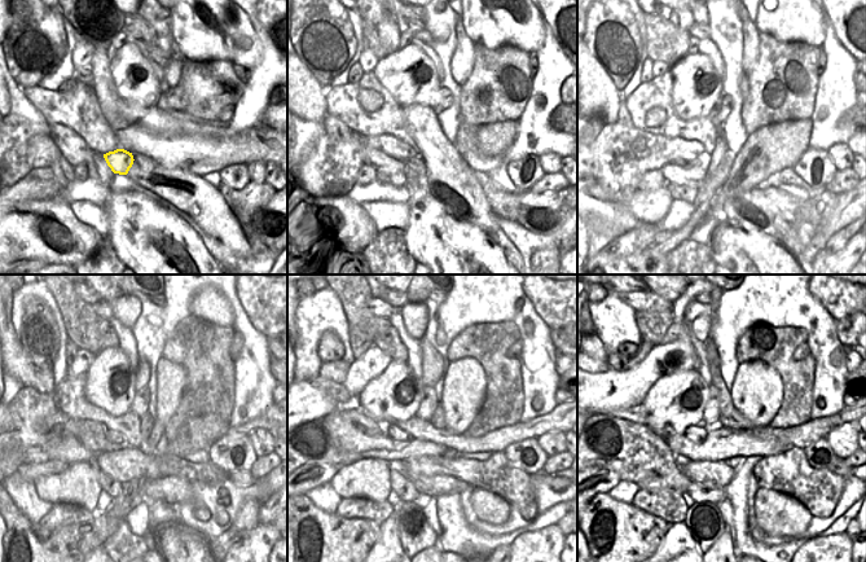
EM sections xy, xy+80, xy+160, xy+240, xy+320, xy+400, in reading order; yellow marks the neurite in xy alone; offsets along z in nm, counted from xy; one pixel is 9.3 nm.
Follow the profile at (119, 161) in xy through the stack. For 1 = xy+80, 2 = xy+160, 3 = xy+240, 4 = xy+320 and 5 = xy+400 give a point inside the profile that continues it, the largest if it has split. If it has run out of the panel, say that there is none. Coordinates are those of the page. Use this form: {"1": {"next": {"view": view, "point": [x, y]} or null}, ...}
{"1": {"next": {"view": "xy+80", "point": [392, 146]}}, "2": {"next": {"view": "xy+160", "point": [684, 149]}}, "3": {"next": {"view": "xy+240", "point": [111, 437]}}, "4": {"next": {"view": "xy+320", "point": [392, 430]}}, "5": {"next": {"view": "xy+400", "point": [698, 434]}}}

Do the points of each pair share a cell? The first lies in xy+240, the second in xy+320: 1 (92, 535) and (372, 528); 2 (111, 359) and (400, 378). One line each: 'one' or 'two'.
1: one
2: one

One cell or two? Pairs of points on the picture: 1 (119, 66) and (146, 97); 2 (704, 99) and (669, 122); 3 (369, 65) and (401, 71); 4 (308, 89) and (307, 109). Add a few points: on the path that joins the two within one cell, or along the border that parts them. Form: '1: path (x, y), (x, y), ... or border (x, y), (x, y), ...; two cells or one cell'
1: path (126, 75), (130, 87), (137, 88); one cell
2: border (671, 86), (671, 105), (682, 119), (708, 115); two cells
3: border (379, 60), (372, 71); two cells
4: path (307, 95), (307, 104); one cell

